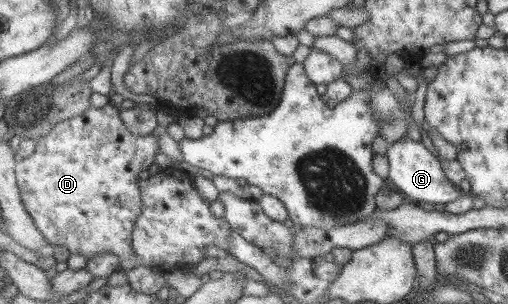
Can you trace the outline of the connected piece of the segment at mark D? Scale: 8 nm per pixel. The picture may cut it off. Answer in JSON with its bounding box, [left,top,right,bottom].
[16,103,159,269]

